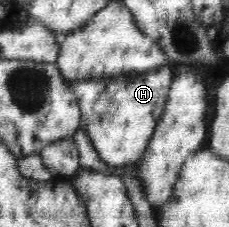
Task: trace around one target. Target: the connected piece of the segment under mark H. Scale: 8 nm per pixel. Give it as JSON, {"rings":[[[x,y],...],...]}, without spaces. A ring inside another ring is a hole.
{"rings":[[[165,66],[113,78],[67,81],[80,105],[80,129],[89,136],[102,161],[117,167],[137,162],[143,157],[157,122],[163,115],[172,81],[173,69]],[[97,101],[101,107],[99,111],[95,111]]]}

